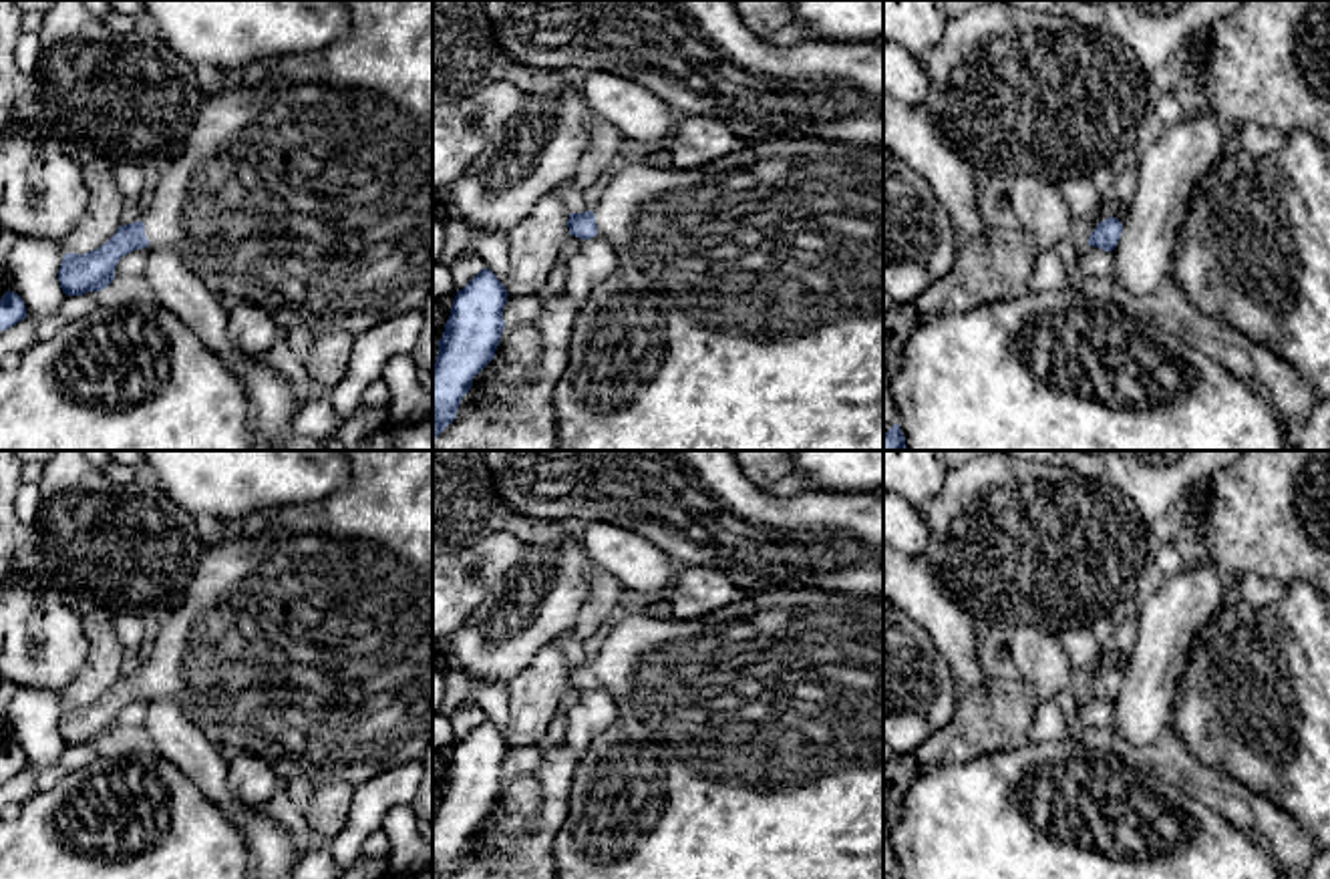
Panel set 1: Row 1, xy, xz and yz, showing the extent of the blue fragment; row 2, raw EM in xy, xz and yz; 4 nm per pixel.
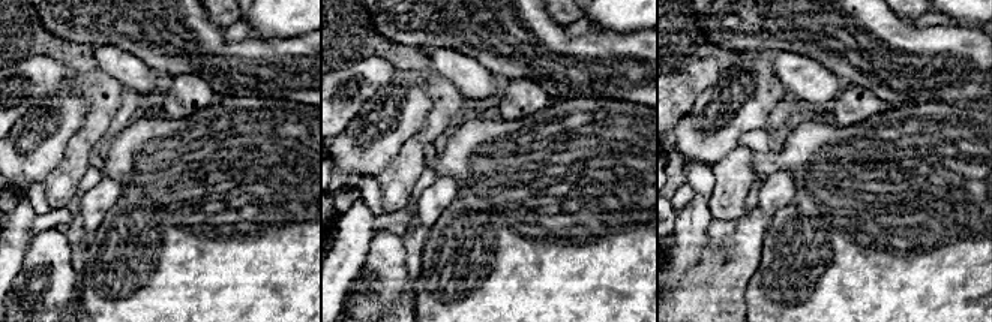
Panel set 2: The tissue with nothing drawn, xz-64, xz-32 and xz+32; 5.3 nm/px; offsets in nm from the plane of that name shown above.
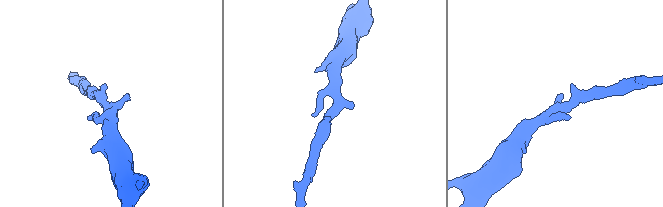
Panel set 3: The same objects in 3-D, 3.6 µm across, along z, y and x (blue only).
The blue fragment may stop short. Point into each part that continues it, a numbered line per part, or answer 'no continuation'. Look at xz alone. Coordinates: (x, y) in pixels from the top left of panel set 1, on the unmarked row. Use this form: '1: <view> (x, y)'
1: xz (749, 743)

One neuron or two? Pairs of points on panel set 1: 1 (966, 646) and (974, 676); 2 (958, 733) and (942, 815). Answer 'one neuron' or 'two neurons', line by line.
1: one neuron
2: two neurons

